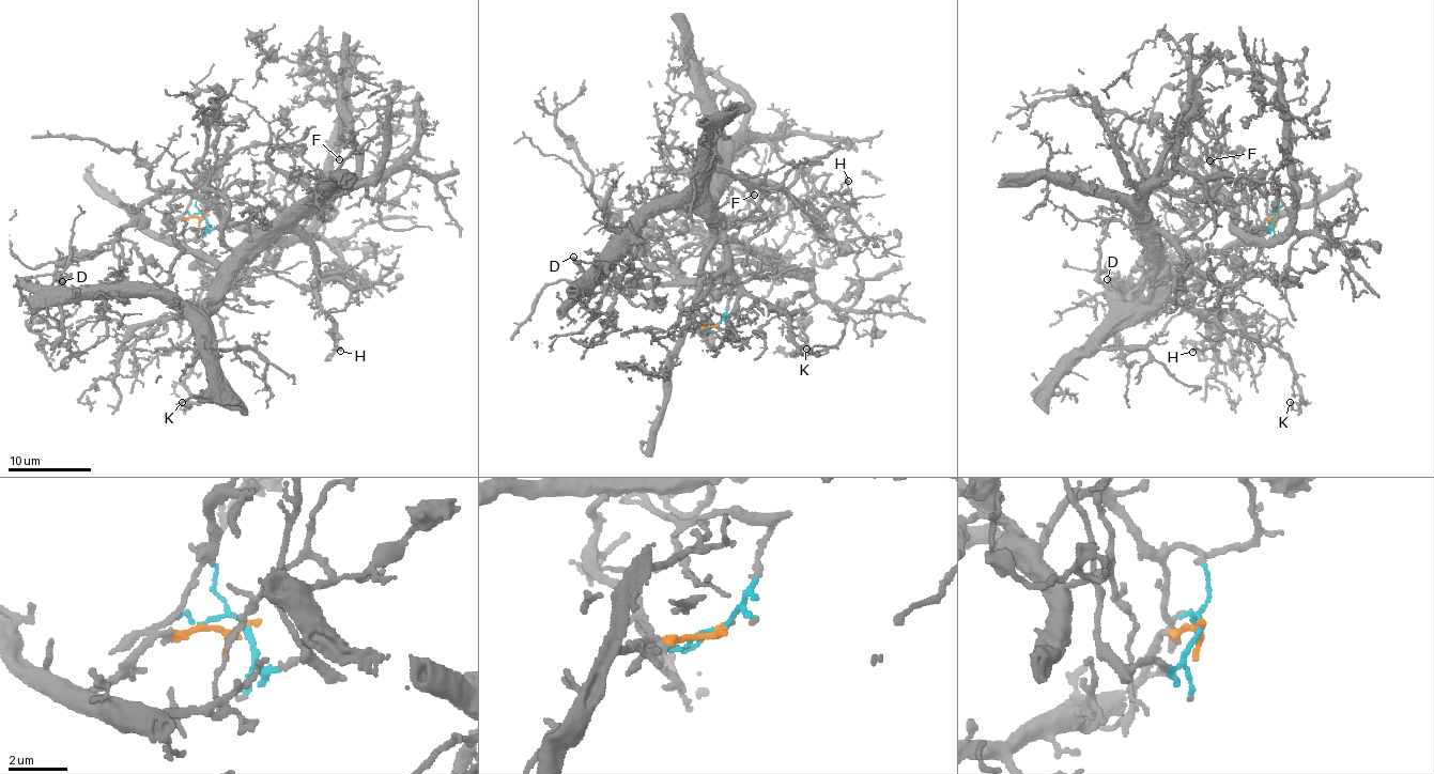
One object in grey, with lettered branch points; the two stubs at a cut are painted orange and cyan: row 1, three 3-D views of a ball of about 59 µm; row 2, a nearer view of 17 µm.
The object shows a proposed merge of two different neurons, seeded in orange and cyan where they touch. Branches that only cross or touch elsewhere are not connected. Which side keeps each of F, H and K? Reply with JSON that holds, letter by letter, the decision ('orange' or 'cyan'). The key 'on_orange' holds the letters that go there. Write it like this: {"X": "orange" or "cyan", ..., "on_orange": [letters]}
{"F": "orange", "H": "orange", "K": "orange", "on_orange": ["F", "H", "K"]}

